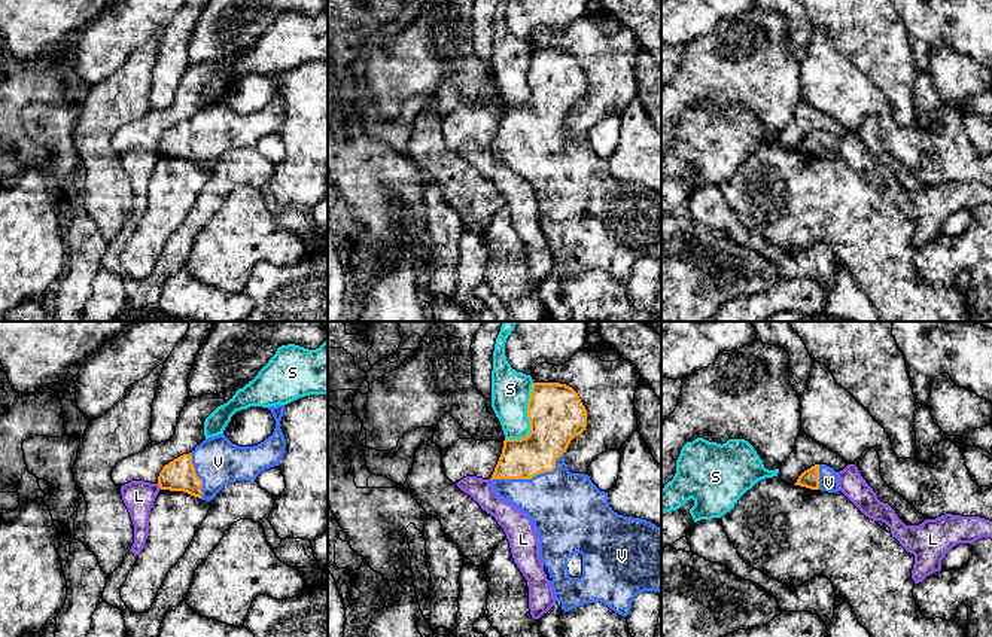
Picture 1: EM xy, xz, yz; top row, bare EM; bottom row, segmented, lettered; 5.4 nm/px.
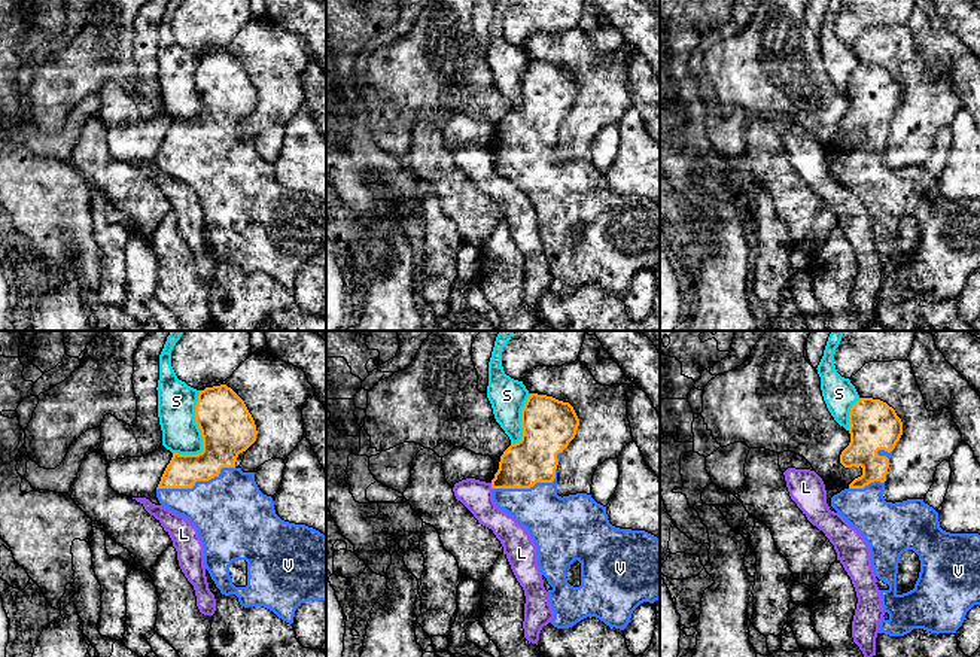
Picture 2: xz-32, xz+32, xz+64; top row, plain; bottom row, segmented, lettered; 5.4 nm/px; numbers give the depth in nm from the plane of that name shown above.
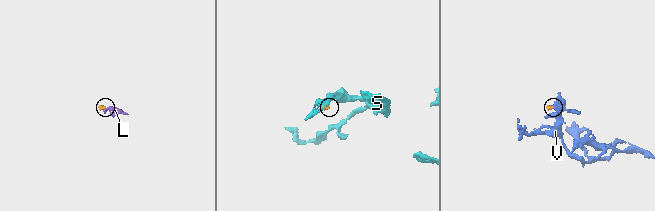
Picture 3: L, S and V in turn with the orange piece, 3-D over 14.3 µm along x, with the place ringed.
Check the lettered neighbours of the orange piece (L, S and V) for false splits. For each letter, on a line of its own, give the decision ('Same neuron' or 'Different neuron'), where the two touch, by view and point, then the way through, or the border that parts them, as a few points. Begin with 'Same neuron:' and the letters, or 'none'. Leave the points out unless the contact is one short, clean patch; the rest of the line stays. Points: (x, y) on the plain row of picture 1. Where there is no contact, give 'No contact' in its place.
Same neuron: V
L: Different neuron. Touches orange at xy (160, 154). Boundary: xy (157, 151), (161, 155)
S: Different neuron. Touches orange at xz (529, 87)
V: Same neuron. Touches orange at xz (531, 145)

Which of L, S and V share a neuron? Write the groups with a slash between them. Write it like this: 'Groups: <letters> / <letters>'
Groups: L / S / V

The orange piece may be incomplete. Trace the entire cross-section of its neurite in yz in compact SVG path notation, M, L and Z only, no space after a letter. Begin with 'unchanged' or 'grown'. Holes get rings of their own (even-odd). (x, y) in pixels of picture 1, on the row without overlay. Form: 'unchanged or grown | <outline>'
grown | M815 131L804 137L794 152L806 153L810 156L821 156L828 159L839 158L837 140L827 131Z

